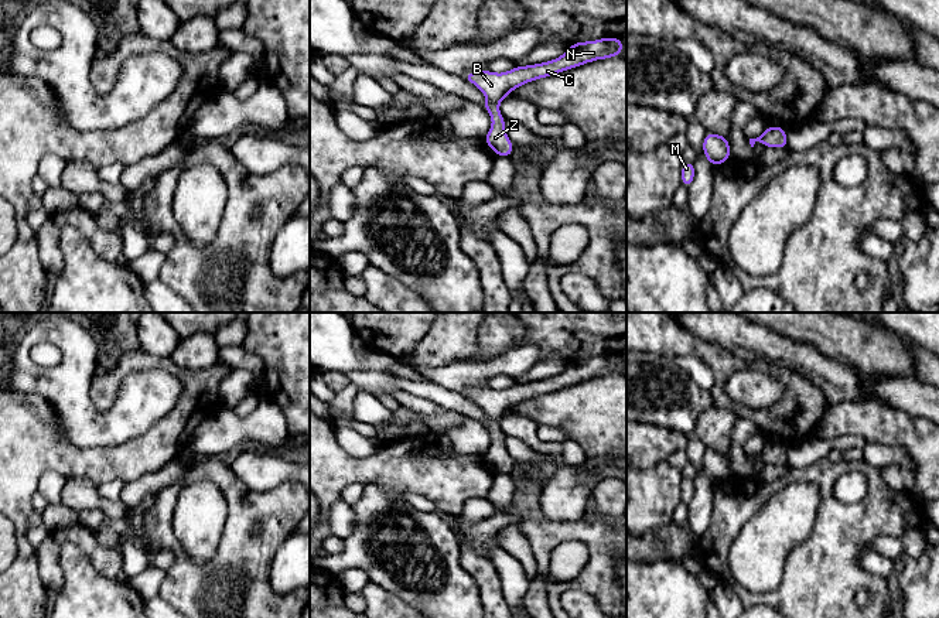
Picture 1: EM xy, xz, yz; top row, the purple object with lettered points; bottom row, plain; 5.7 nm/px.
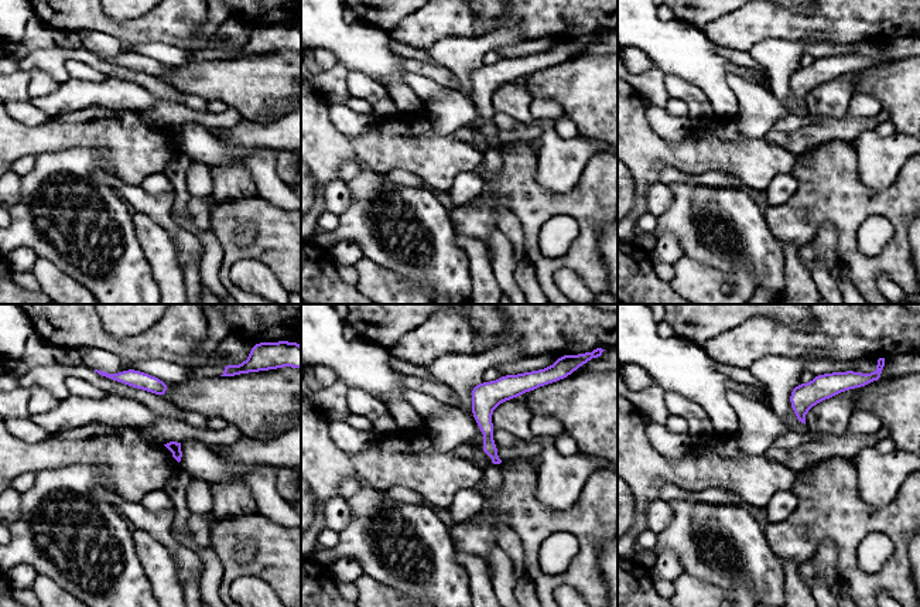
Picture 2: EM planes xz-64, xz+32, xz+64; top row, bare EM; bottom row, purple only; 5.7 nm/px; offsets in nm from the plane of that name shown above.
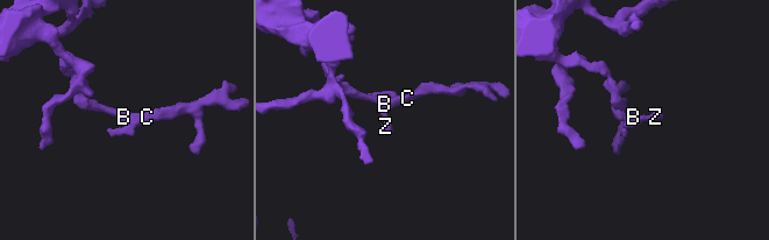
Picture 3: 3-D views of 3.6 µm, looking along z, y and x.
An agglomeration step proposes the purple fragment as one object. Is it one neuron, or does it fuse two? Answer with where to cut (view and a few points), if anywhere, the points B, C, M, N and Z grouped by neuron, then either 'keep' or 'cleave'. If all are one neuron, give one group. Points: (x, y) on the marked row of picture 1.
cut none; groups B C M N Z; keep

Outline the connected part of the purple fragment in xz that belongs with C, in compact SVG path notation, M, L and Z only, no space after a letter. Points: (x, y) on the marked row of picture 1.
M607 37L595 41L574 42L559 58L542 64L515 66L508 72L496 74L478 71L464 75L464 79L474 83L486 98L484 109L491 115L492 126L484 137L485 143L496 156L512 156L513 146L505 132L505 119L499 112L499 102L511 92L527 82L573 69L587 62L607 59L621 54L624 44L619 38Z

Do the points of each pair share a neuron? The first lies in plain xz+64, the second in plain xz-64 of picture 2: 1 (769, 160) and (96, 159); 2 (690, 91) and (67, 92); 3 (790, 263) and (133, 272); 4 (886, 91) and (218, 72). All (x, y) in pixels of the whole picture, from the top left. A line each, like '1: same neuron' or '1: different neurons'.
1: different neurons
2: different neurons
3: different neurons
4: same neuron

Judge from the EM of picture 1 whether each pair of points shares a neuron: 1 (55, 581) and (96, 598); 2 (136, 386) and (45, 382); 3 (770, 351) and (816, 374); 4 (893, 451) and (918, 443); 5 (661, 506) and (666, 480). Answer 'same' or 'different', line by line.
1: different
2: same
3: same
4: different
5: same

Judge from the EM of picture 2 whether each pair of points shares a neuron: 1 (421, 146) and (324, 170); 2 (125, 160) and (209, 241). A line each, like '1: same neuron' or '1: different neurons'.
1: same neuron
2: different neurons

